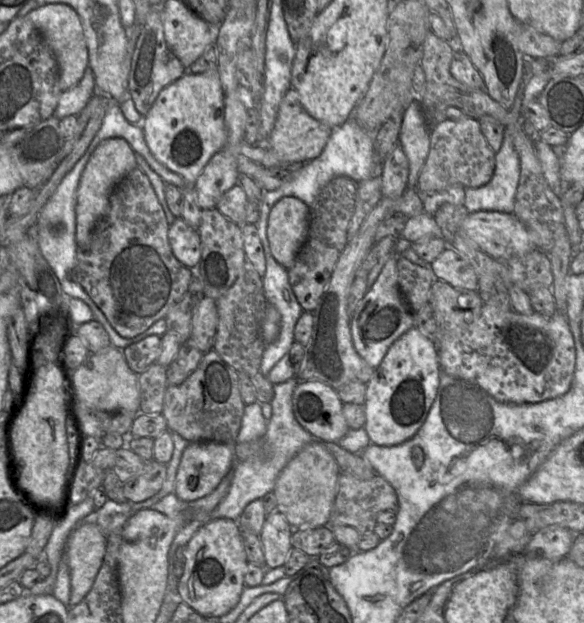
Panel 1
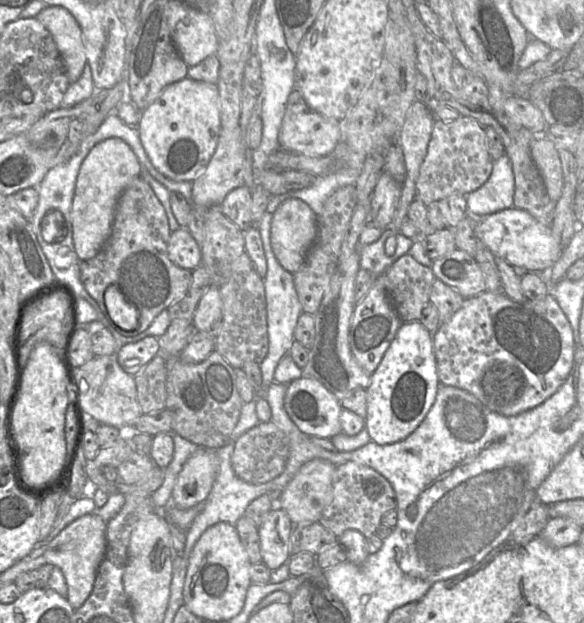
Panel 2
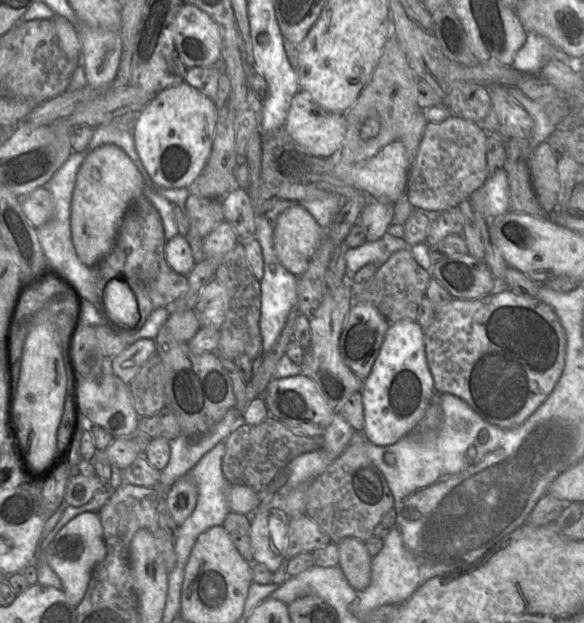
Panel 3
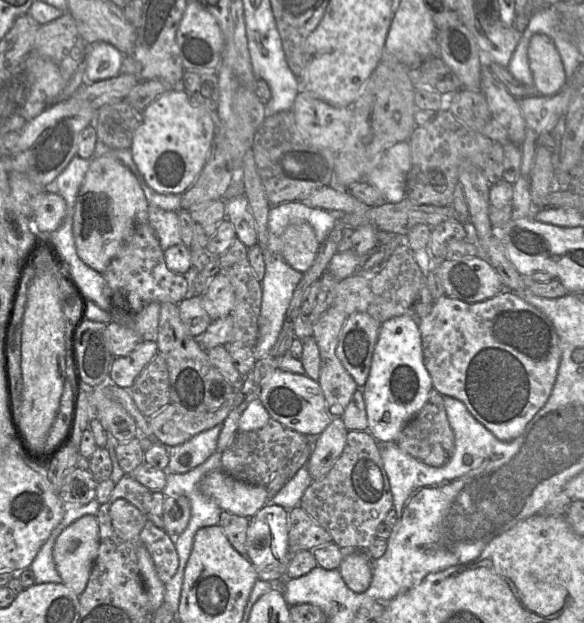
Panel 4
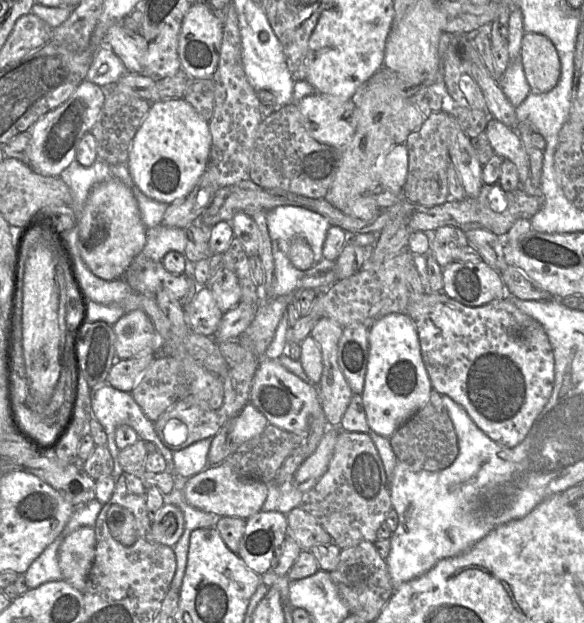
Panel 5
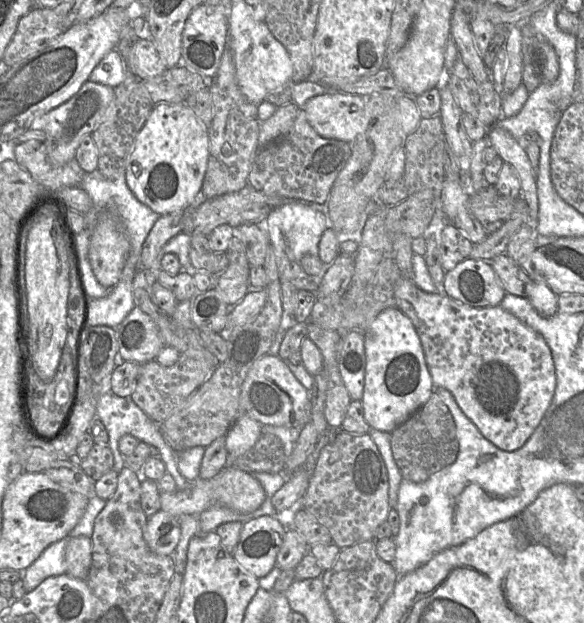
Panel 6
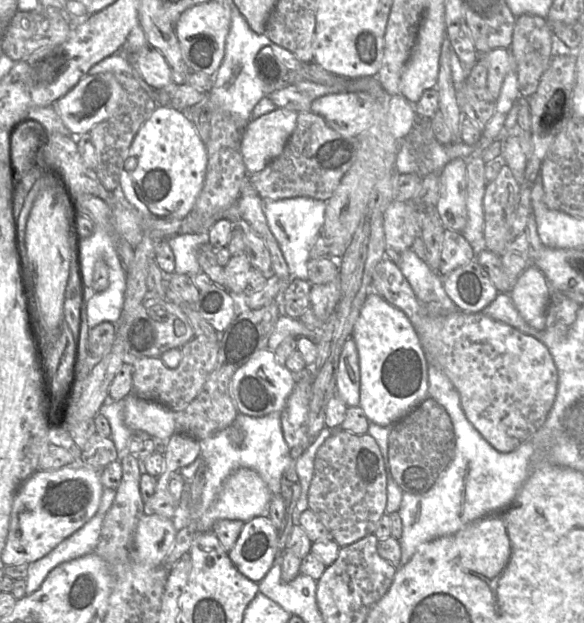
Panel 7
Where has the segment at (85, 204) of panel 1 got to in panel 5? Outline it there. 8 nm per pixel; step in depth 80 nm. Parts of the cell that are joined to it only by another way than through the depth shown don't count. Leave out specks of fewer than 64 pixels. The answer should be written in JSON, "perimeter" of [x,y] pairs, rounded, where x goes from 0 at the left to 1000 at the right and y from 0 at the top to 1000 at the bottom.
{"perimeter":[[[183,289],[159,300],[132,360],[137,409],[166,445],[192,451],[209,446],[226,417],[250,390],[247,361],[226,307],[204,289]]]}

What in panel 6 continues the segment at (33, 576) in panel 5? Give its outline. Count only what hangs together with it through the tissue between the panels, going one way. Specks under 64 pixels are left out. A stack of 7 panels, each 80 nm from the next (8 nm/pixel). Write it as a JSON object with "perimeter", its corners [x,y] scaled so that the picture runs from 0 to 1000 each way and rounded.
{"perimeter":[[[115,859],[84,875],[72,889],[39,917],[38,929],[46,952],[57,949],[79,928],[115,920],[111,880],[118,867],[120,862]]]}

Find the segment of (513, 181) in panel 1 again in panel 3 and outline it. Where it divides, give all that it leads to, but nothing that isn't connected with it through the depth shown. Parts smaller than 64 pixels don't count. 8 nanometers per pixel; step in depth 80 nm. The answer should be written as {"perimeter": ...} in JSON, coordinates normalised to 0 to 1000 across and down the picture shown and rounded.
{"perimeter":[[[863,268],[841,276],[830,294],[801,318],[812,340],[849,350],[875,337],[872,294]]]}

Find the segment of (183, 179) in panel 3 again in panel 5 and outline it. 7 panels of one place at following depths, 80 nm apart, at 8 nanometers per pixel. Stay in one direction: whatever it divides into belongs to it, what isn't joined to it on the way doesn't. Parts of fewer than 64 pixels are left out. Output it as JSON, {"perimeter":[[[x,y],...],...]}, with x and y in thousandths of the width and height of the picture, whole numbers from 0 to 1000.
{"perimeter":[[[315,159],[259,164],[235,209],[216,260],[233,299],[255,318],[291,327],[317,316],[349,278],[361,239],[358,196]]]}

